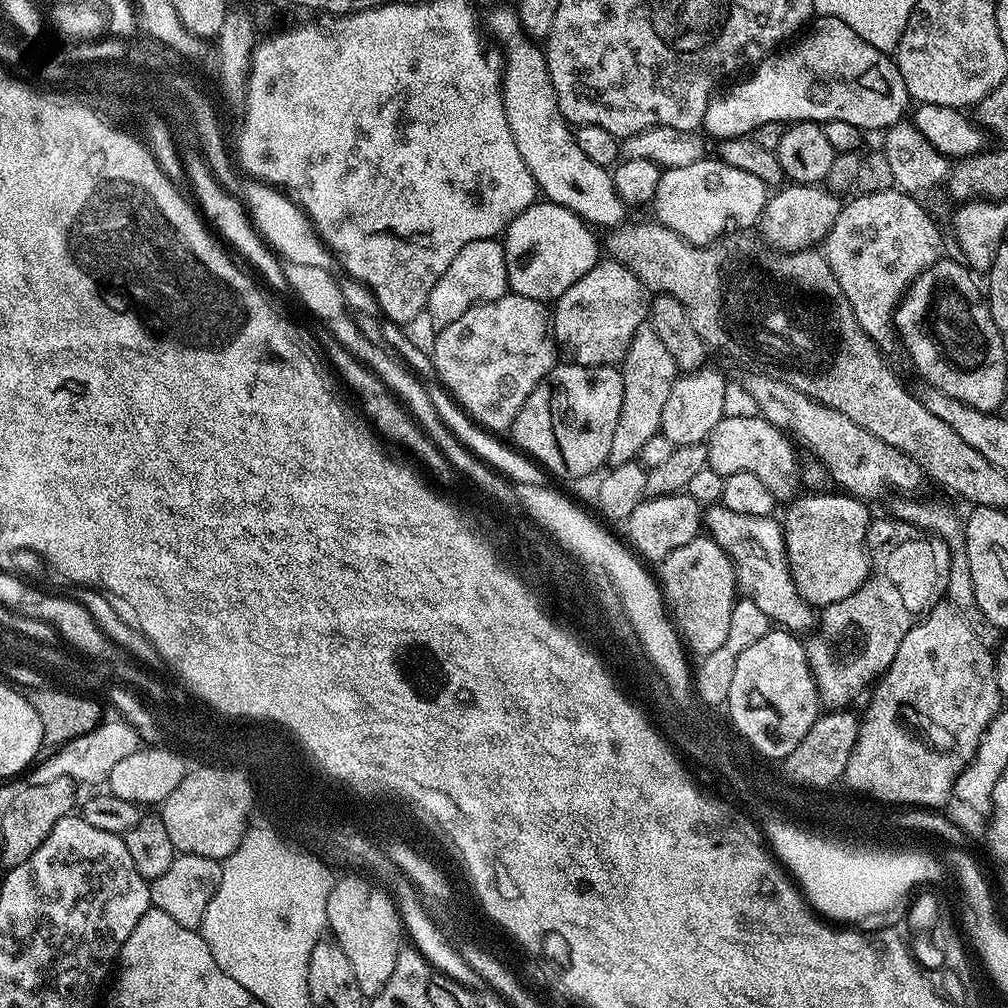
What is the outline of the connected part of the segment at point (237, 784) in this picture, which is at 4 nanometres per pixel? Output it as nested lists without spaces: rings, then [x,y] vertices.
[[[193,767],[182,778],[178,790],[166,798],[158,815],[166,826],[166,834],[170,834],[170,842],[176,847],[177,853],[186,856],[201,856],[211,860],[224,861],[242,842],[243,832],[250,825],[248,811],[254,808],[253,787],[242,780],[242,774],[219,771],[211,767]]]

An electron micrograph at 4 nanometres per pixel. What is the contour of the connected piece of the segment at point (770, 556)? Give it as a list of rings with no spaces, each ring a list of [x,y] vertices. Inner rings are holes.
[[[717,502],[703,513],[702,524],[707,535],[718,542],[718,546],[722,546],[722,550],[732,559],[736,571],[736,587],[741,597],[752,600],[754,606],[758,606],[758,610],[762,610],[762,614],[766,614],[769,621],[781,629],[801,634],[813,627],[814,608],[802,599],[796,583],[792,581],[784,550],[784,531],[779,519],[734,514],[734,510],[726,510],[723,504]]]

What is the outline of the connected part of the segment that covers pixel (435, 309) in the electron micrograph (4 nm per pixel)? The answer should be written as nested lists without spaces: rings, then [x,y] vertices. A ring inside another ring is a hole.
[[[496,238],[470,242],[462,246],[458,254],[454,254],[454,262],[450,262],[450,266],[442,270],[442,278],[434,282],[434,290],[430,290],[428,295],[426,316],[429,316],[436,326],[458,322],[458,318],[462,318],[466,310],[470,310],[476,304],[502,298],[508,291],[508,271],[503,243]]]

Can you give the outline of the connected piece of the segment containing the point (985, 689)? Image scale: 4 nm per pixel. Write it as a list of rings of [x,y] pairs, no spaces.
[[[936,604],[930,615],[915,624],[910,634],[902,638],[902,646],[898,646],[898,654],[888,669],[892,671],[892,676],[887,676],[888,684],[892,684],[892,692],[896,692],[896,696],[912,700],[916,708],[924,708],[924,712],[928,712],[928,716],[936,716],[940,724],[948,724],[960,740],[976,740],[976,732],[987,731],[997,712],[1001,711],[1002,697],[996,681],[993,649],[980,641],[978,634],[974,634],[968,625],[967,618],[953,604]]]

